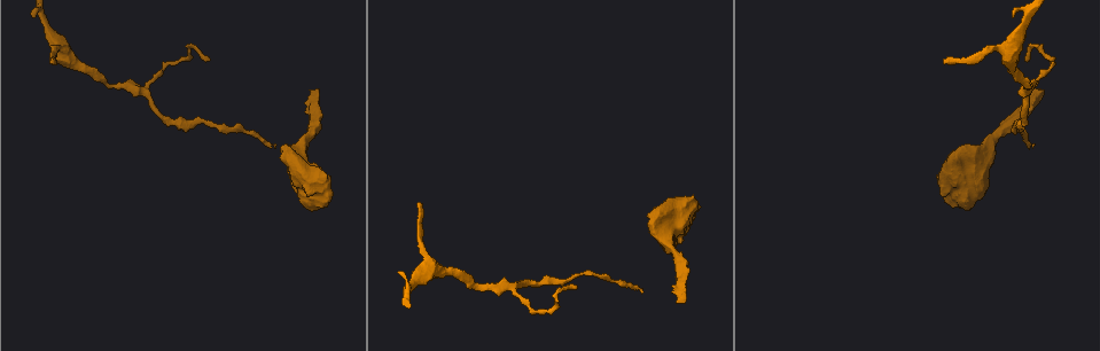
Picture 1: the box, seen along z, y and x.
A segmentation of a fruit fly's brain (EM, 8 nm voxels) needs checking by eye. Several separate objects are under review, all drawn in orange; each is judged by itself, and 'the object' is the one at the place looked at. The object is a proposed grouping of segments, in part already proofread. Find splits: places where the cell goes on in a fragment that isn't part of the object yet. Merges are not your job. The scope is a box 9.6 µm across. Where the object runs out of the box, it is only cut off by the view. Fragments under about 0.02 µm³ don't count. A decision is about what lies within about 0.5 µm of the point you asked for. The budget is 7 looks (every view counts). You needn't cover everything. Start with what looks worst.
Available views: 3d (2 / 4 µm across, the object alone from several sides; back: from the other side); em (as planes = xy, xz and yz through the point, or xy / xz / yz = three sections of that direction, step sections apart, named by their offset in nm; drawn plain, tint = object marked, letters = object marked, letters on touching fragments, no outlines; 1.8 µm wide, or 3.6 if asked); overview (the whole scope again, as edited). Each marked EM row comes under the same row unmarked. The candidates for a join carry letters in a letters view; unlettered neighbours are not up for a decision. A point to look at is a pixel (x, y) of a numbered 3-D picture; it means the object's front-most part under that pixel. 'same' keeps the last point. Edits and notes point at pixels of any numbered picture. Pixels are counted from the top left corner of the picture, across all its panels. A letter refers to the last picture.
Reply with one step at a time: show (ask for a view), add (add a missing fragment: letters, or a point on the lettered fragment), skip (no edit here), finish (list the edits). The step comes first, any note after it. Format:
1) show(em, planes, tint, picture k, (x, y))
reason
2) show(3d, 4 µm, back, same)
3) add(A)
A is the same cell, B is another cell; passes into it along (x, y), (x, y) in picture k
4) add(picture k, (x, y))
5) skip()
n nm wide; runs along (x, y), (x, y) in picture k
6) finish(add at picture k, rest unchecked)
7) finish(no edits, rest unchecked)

show(em, planes, letters, picture 1, (676, 303))
branch stops here

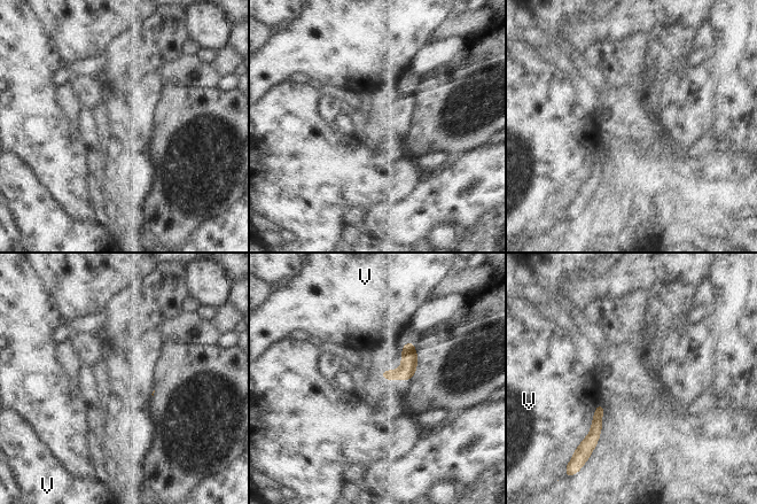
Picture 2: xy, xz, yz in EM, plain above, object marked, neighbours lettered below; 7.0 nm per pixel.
skip()
V is another cell; border along (600, 403), (582, 441) in picture 2; none of them fits

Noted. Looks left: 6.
show(em, xz, step 8, tint, picture 1, (419, 202))
an open end

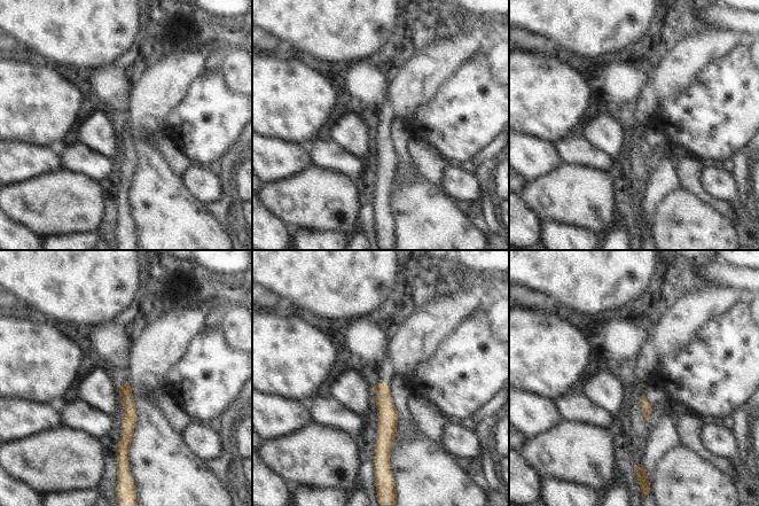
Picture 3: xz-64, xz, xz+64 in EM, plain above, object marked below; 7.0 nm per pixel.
show(em, xz, step 8, letters, same)
see the neighbours

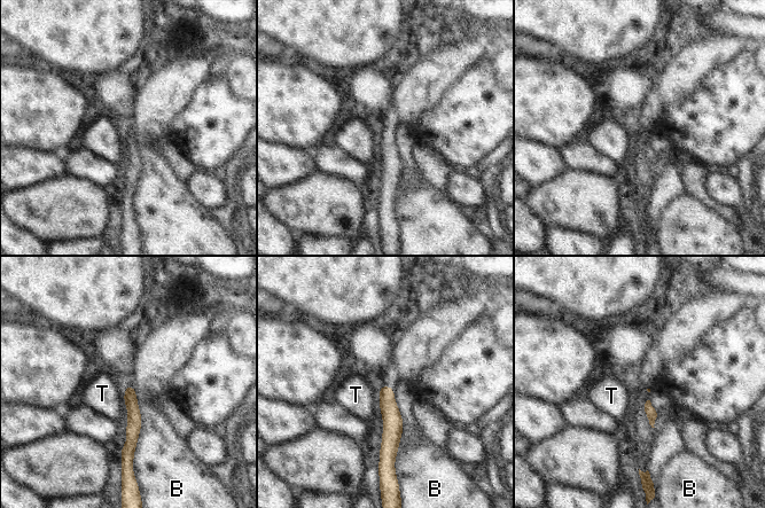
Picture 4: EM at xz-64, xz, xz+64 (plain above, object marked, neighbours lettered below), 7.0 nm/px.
skip()
B touches over 550 nm; B and T are other cells; runs along (383, 389), (391, 415), (391, 453) in picture 4; no lettered fragment goes on from it

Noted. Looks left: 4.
show(3d, 2 µm, picture 1, (1032, 145))
free end

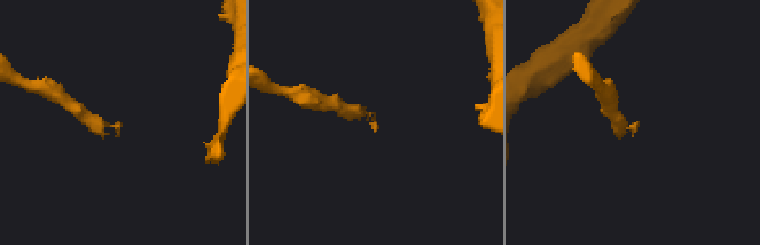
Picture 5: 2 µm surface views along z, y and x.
show(em, planes, letters, picture 5, (636, 128))

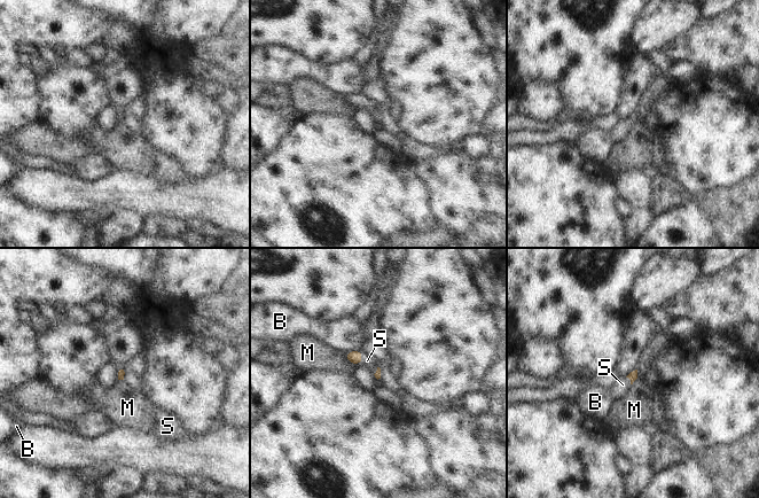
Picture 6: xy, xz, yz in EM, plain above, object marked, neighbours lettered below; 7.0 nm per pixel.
add(S)
S is the same cell, B and M are other cells; passes into it along (354, 357), (361, 357), (367, 360) in picture 6; it goes on there

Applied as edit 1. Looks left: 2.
finish(add at picture 6, rest unchecked)

